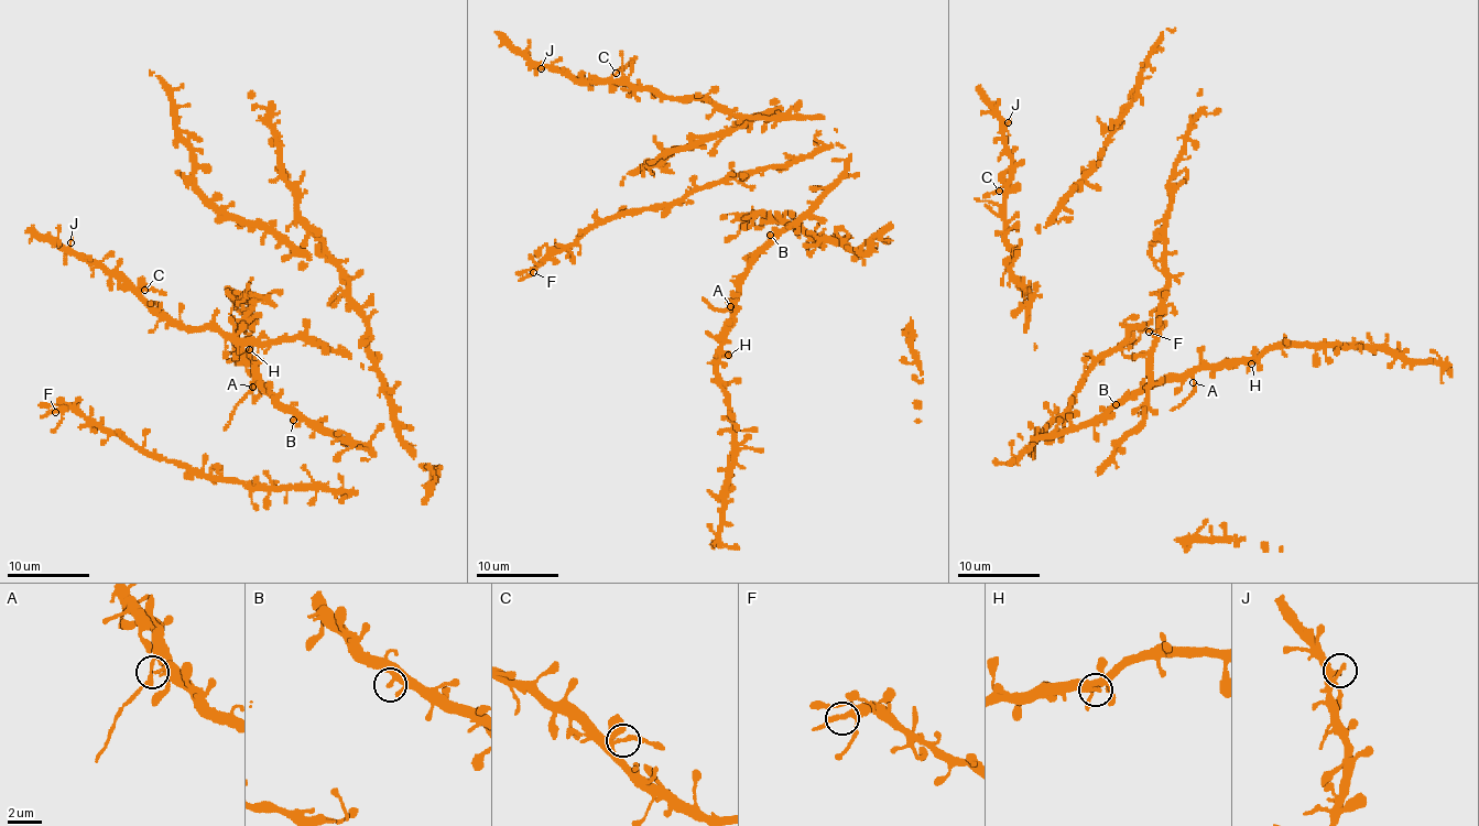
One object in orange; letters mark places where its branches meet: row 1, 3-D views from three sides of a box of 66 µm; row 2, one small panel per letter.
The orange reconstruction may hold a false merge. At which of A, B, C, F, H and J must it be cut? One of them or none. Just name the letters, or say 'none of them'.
A

